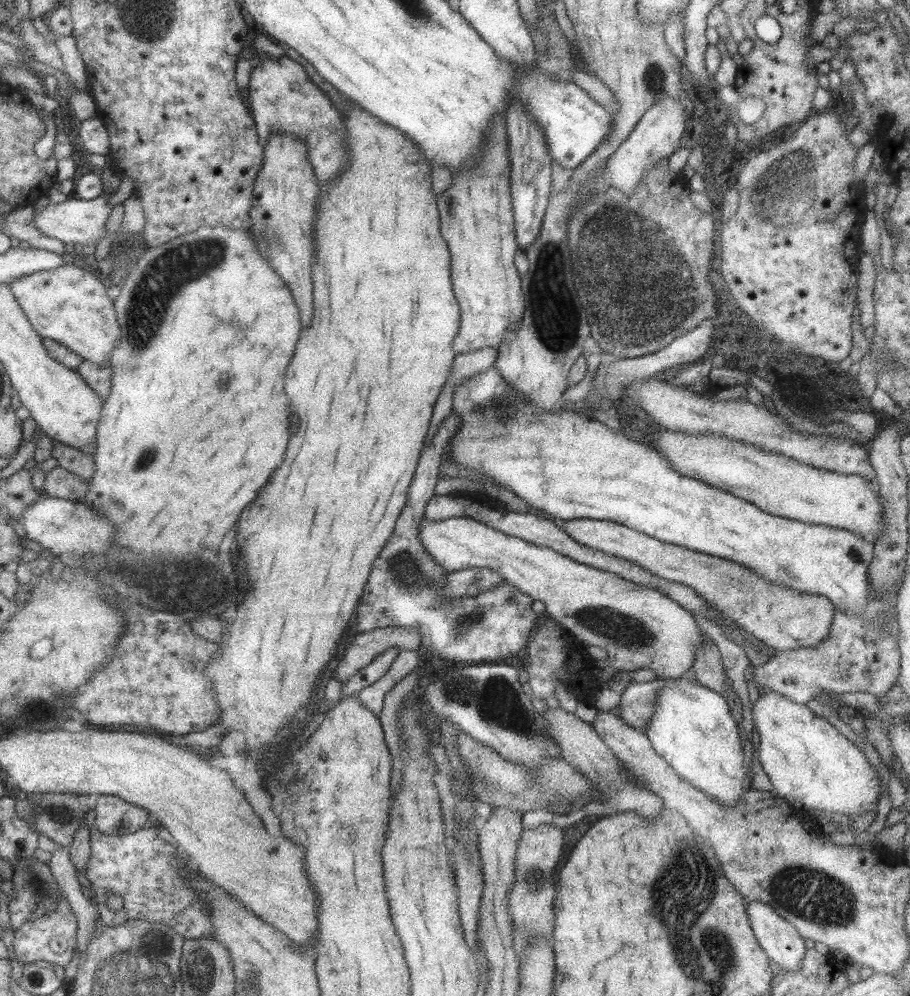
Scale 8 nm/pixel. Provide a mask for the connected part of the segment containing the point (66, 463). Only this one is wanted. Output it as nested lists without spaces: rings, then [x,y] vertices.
[[[53,441],[52,457],[58,461],[58,467],[64,468],[80,476],[82,480],[89,480],[94,476],[94,457],[82,450],[67,446],[62,442]]]

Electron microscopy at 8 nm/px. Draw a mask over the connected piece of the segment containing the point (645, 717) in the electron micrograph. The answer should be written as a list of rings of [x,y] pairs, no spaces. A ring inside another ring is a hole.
[[[662,679],[635,683],[631,682],[621,696],[620,718],[637,730],[643,730],[654,716],[654,703],[657,702],[658,690],[664,686]]]

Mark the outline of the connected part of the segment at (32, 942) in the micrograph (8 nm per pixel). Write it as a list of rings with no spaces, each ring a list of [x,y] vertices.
[[[60,893],[60,901],[57,902],[57,908],[49,912],[43,918],[37,918],[37,921],[29,921],[22,924],[15,932],[14,953],[21,964],[32,963],[36,960],[59,964],[66,968],[74,956],[74,949],[77,947],[77,917],[69,903]]]

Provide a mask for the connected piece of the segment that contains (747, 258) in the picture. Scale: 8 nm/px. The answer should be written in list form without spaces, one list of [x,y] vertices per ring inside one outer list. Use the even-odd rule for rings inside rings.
[[[821,110],[812,117],[809,116],[800,127],[785,142],[773,145],[768,151],[761,151],[757,156],[748,160],[738,175],[736,188],[739,191],[739,207],[736,213],[722,224],[722,246],[720,246],[720,258],[722,260],[722,276],[730,289],[730,292],[738,304],[738,311],[747,314],[748,318],[756,326],[760,326],[766,332],[770,332],[774,338],[784,342],[788,348],[801,352],[808,356],[820,356],[826,361],[840,363],[852,350],[852,314],[854,314],[854,302],[858,298],[859,290],[859,257],[858,246],[861,242],[861,229],[869,210],[864,203],[866,192],[862,191],[862,185],[854,181],[854,162],[858,156],[858,147],[854,147],[848,139],[844,120],[834,110]]]

